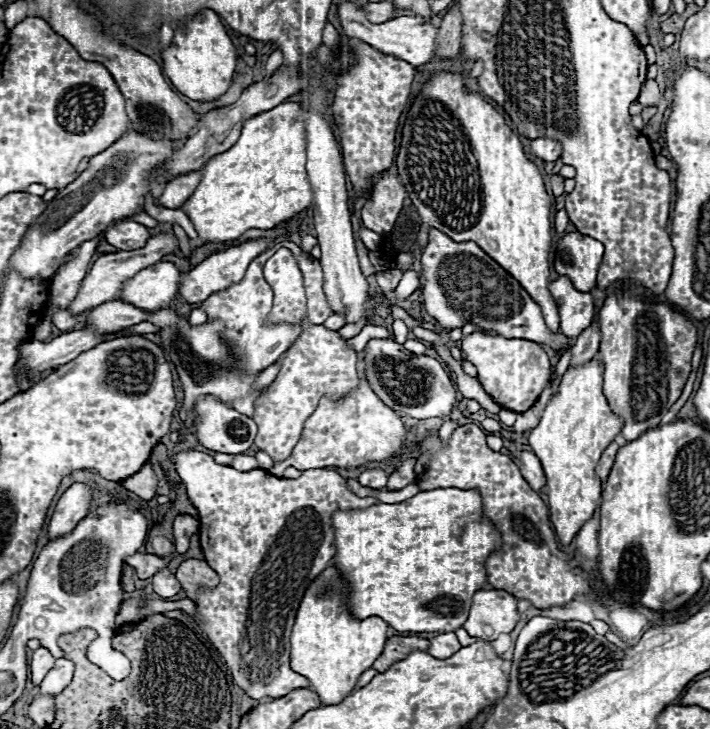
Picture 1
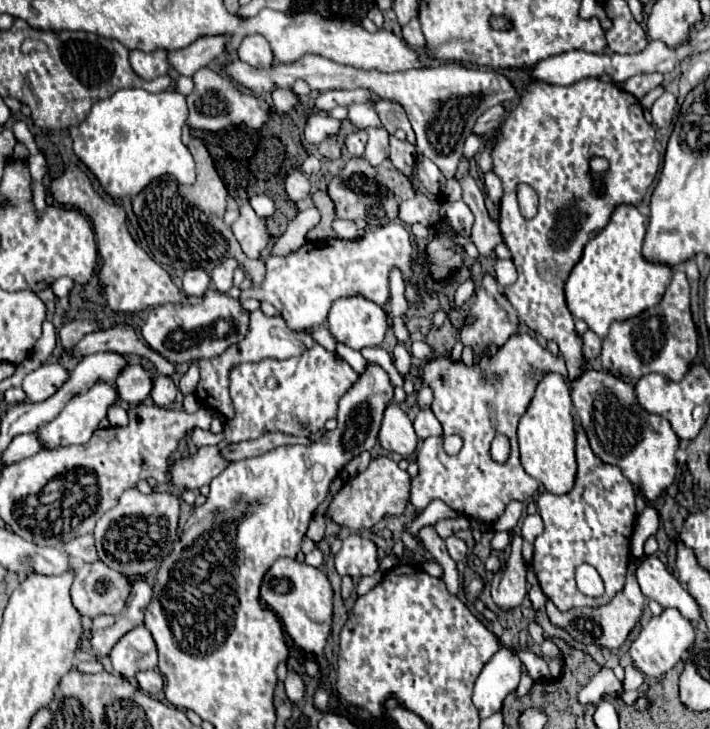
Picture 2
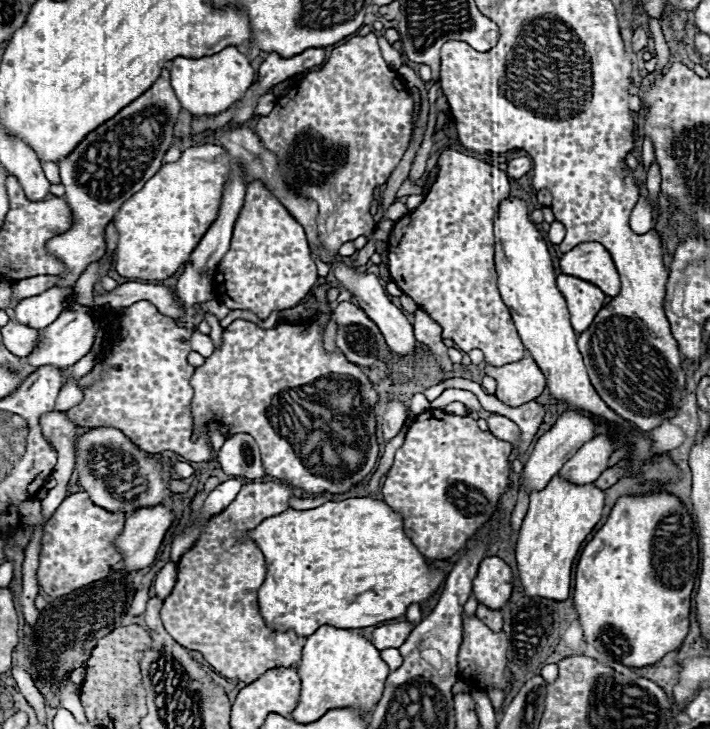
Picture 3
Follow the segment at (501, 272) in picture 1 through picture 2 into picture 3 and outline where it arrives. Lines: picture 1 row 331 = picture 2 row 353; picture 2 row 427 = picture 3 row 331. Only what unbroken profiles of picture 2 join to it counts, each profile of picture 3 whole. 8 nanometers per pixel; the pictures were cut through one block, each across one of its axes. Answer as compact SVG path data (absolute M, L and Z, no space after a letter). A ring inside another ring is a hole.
M446 148L438 156L438 174L424 202L402 216L388 240L388 266L392 280L408 294L432 320L442 326L442 338L452 340L460 350L482 350L486 364L510 364L524 356L524 346L514 328L510 310L498 294L498 276L494 270L494 232L492 222L498 204L510 194L506 172L474 156Z

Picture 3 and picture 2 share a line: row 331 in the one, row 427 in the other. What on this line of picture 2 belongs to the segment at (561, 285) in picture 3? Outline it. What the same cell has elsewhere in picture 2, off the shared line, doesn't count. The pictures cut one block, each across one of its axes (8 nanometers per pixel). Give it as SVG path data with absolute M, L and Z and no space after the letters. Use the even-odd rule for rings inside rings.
M576 420L576 460L578 472L574 488L562 496L544 492L538 498L538 514L544 520L544 532L534 542L532 568L538 576L542 592L566 612L588 606L600 608L608 604L622 588L630 560L630 540L636 522L634 486L624 478L618 466L602 462L590 448L584 426ZM580 564L590 564L602 576L606 592L600 598L588 598L576 588L574 570Z

